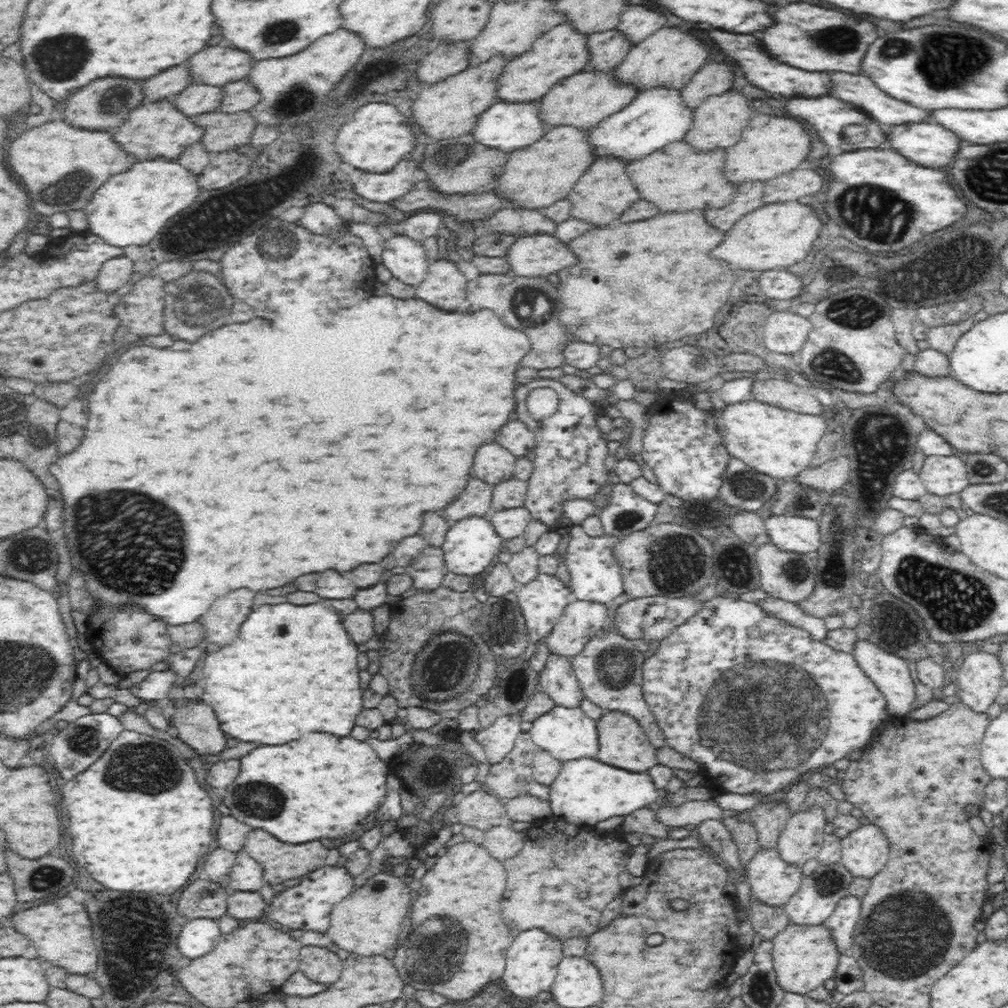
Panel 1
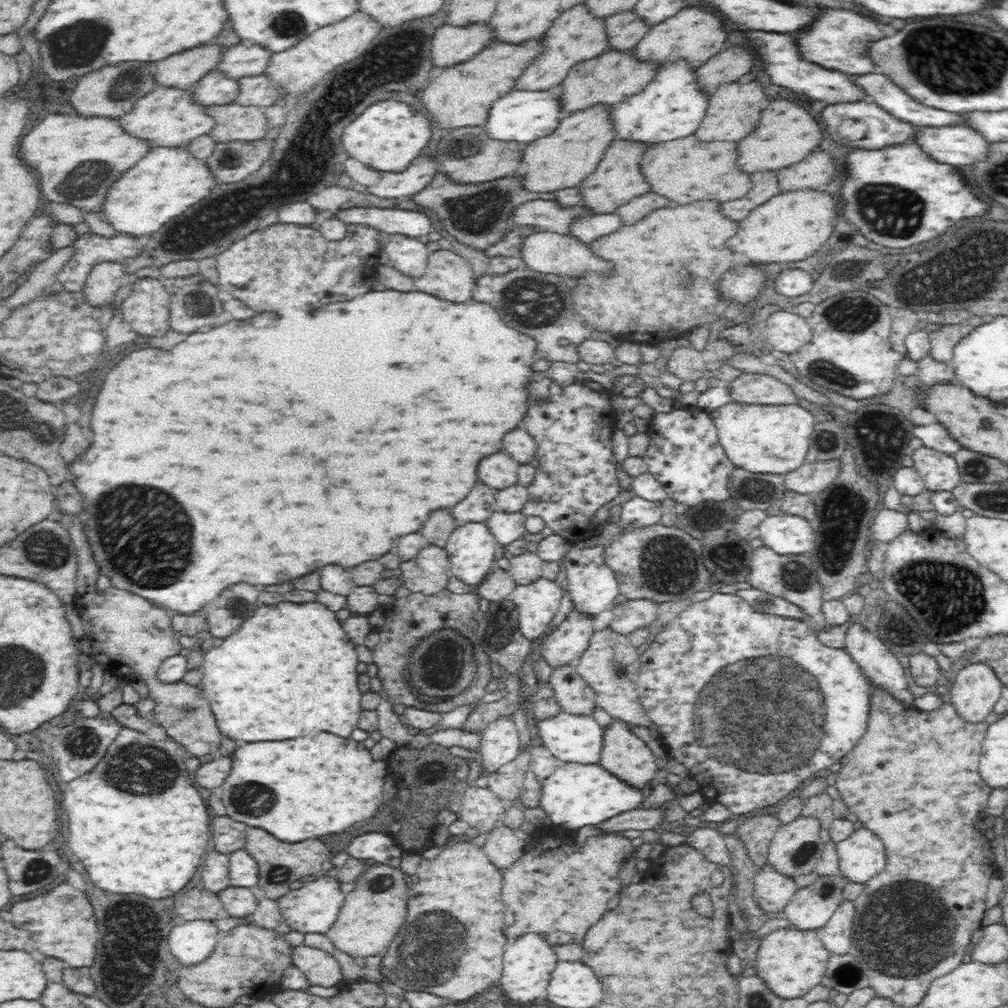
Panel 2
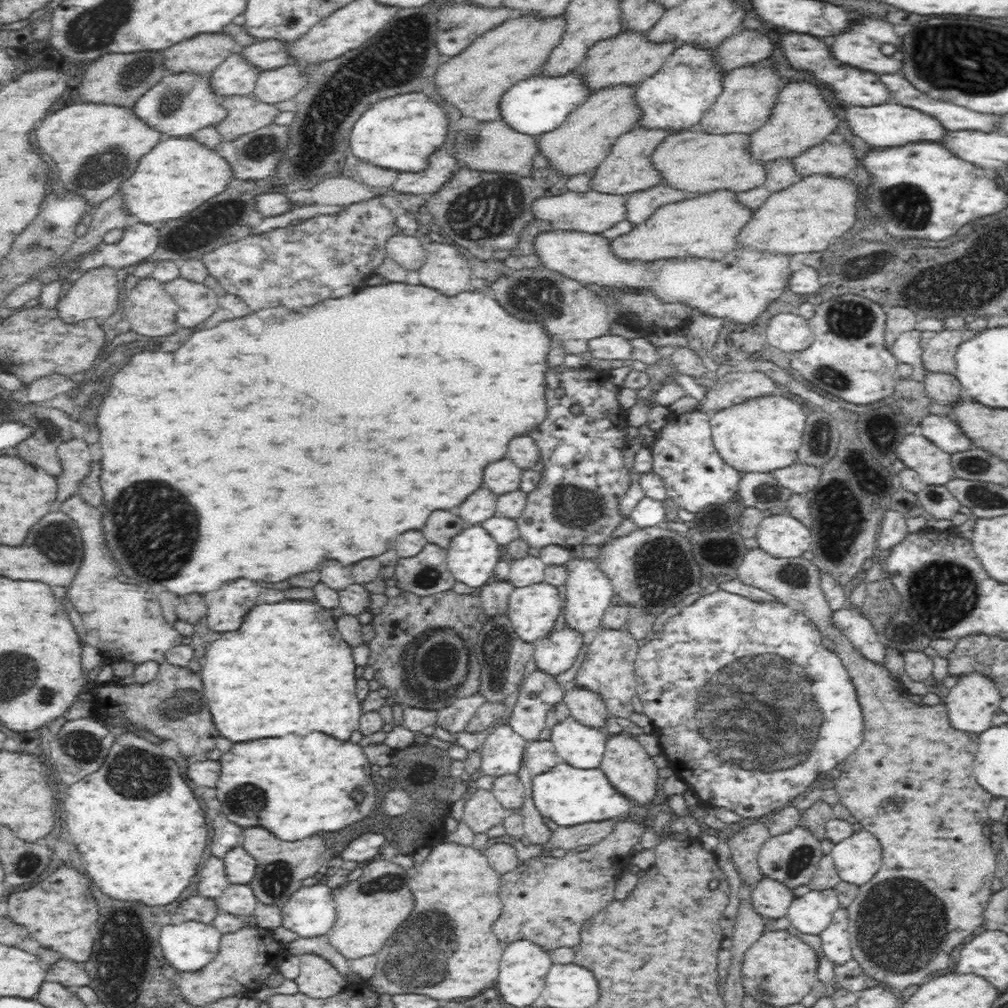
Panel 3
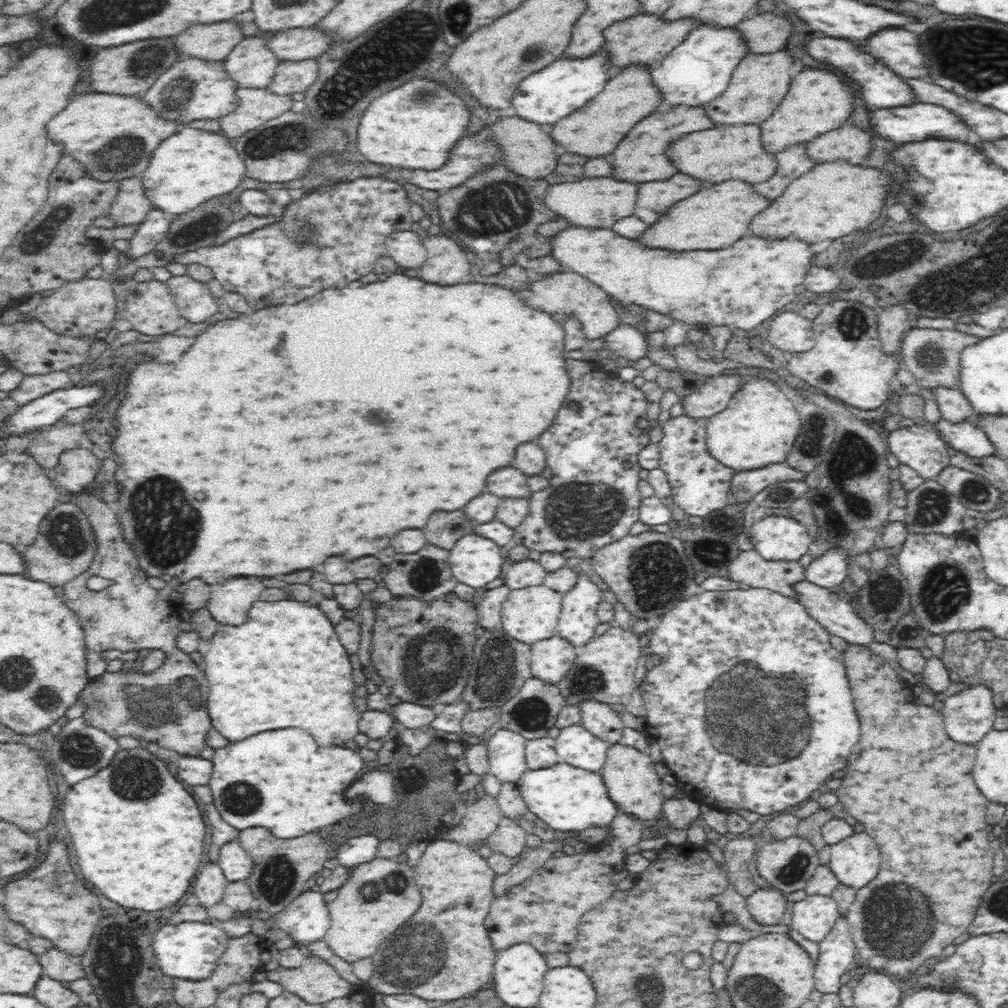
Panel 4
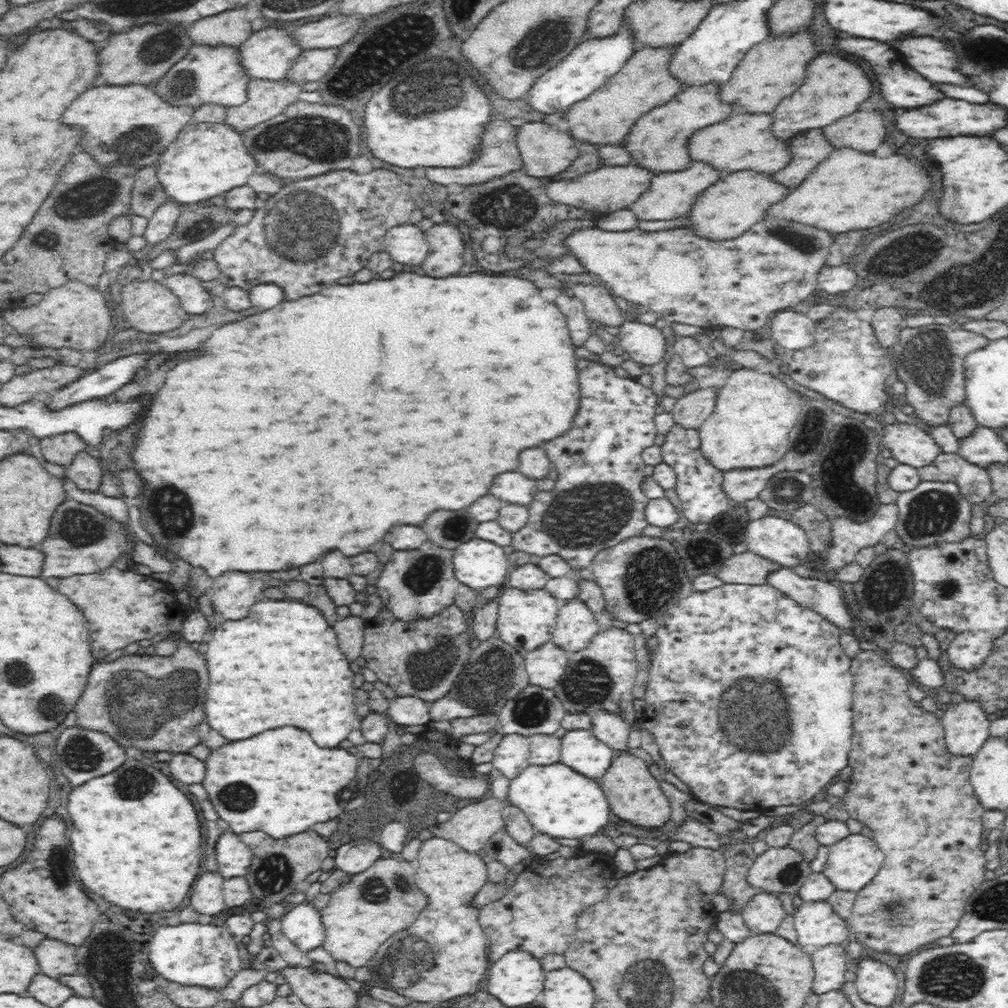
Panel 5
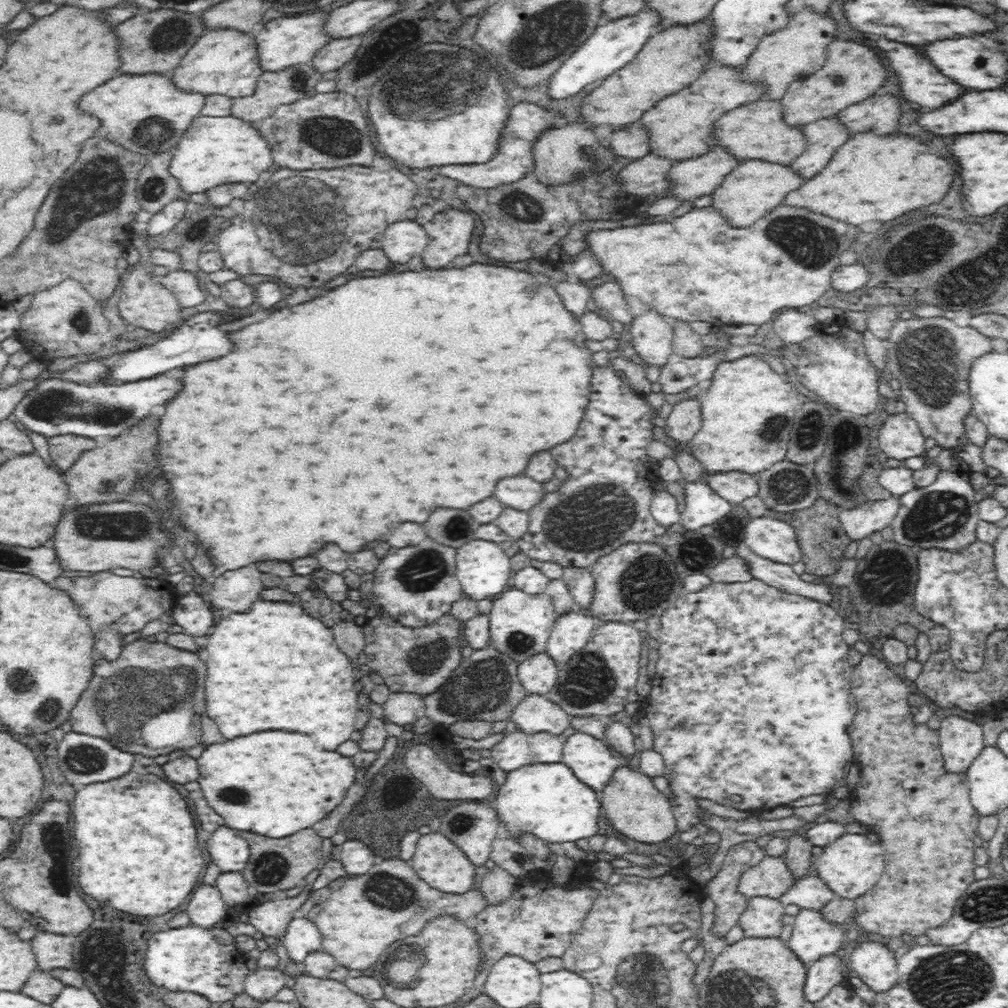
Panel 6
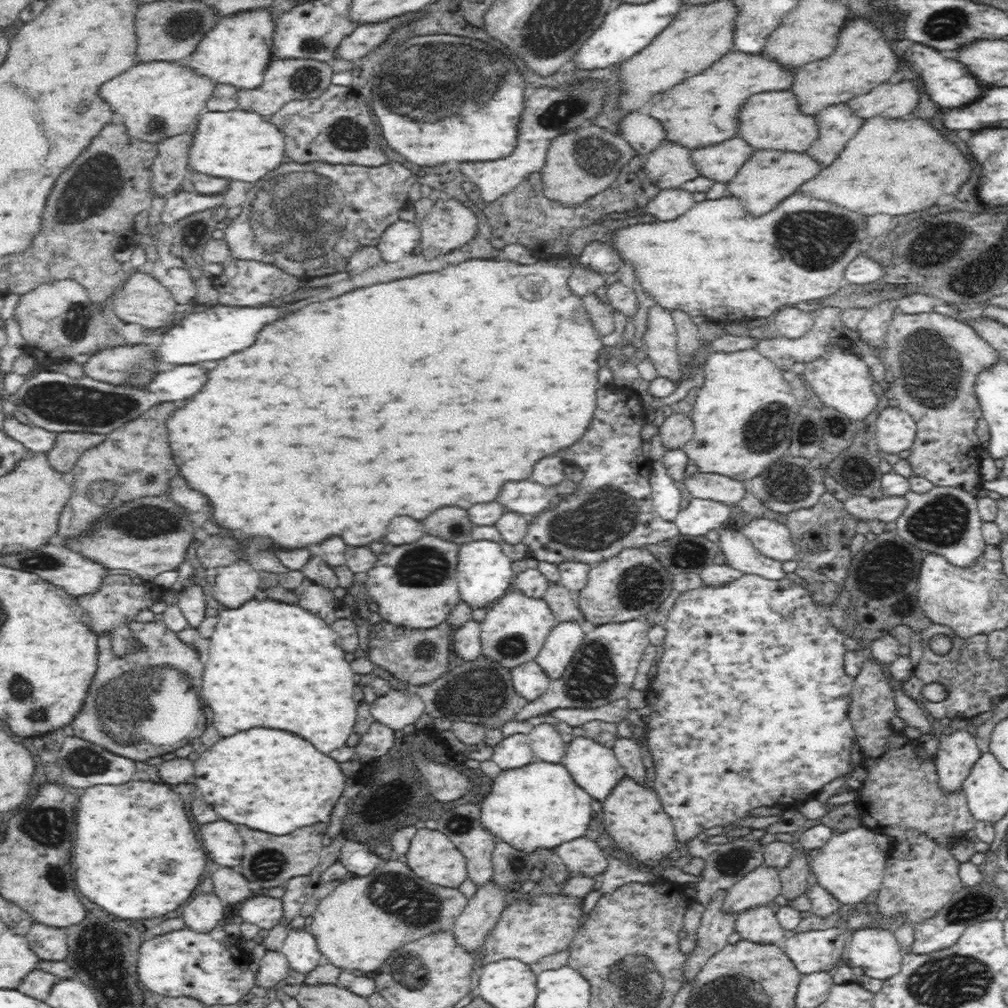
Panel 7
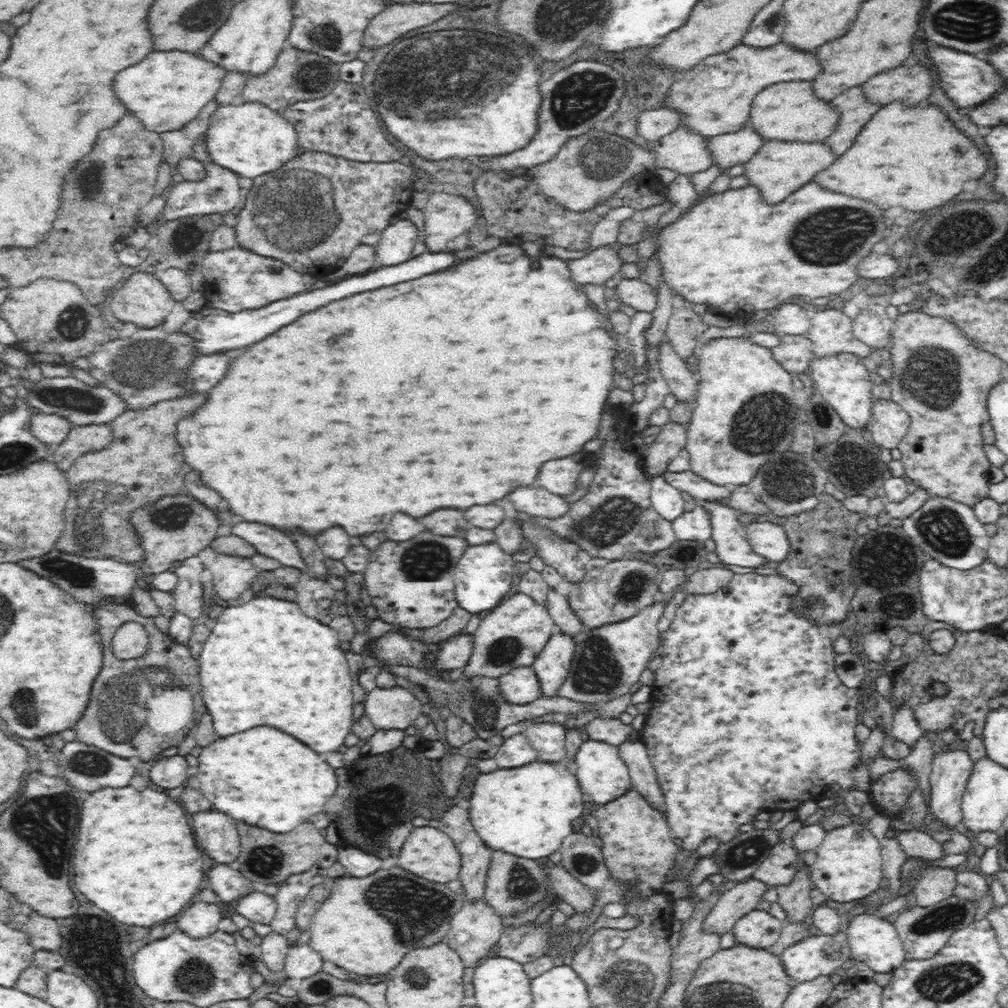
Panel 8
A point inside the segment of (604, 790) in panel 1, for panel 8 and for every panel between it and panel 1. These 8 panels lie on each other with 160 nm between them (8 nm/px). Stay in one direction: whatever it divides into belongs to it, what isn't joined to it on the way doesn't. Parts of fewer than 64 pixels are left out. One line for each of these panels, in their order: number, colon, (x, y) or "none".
2: (577, 794)
3: (567, 795)
4: (568, 799)
5: (558, 801)
6: (549, 801)
7: (537, 806)
8: (529, 811)

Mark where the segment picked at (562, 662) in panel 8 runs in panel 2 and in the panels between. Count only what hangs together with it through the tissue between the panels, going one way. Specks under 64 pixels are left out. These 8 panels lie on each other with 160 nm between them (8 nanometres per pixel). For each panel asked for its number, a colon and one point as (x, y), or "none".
2: (592, 584)
3: (589, 592)
4: (578, 621)
5: (576, 626)
6: (572, 632)
7: (564, 639)

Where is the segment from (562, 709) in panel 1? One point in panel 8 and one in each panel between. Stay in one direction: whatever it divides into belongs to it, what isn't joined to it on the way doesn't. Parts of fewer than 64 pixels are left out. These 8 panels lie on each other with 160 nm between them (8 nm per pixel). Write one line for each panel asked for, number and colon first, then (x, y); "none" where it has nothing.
2: (570, 737)
3: (577, 744)
4: (575, 745)
5: (580, 750)
6: (591, 760)
7: (595, 768)
8: (602, 774)

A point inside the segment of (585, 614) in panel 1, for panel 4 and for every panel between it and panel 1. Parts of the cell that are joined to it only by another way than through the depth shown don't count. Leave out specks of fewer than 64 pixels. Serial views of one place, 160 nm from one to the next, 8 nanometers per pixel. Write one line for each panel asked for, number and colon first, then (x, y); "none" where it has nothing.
2: (569, 640)
3: (557, 652)
4: (551, 658)

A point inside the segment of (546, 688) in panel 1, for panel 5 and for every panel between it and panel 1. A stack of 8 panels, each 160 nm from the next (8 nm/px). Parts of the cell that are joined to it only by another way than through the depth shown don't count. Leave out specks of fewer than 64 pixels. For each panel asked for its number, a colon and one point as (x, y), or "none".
2: (574, 696)
3: (586, 706)
4: (601, 719)
5: (610, 728)

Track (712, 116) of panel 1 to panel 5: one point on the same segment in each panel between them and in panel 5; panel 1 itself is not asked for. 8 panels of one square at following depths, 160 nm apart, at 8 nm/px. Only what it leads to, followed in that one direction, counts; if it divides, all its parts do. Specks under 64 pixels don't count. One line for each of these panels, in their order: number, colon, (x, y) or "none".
2: (733, 109)
3: (748, 94)
4: (759, 83)
5: (772, 70)

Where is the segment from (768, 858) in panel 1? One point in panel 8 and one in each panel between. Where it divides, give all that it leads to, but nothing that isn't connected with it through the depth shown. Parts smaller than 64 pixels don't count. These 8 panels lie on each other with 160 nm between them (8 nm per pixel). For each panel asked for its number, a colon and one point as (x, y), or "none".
2: (773, 890)
3: (770, 898)
4: (767, 906)
5: (763, 913)
6: (762, 918)
7: (759, 924)
8: (757, 928)

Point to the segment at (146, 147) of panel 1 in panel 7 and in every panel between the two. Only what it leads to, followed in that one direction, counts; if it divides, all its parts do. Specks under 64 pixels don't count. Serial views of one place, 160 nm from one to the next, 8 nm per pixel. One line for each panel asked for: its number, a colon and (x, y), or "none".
2: (165, 118)
3: (180, 105)
4: (192, 90)
5: (204, 76)
6: (221, 62)
7: (236, 52)

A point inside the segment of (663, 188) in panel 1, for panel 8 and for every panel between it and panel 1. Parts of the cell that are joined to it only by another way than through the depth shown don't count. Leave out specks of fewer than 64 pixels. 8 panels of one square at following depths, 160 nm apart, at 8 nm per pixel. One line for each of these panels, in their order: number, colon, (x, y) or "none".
2: (685, 171)
3: (693, 162)
4: (713, 156)
5: (741, 142)
6: (756, 131)
7: (771, 120)
8: (789, 112)

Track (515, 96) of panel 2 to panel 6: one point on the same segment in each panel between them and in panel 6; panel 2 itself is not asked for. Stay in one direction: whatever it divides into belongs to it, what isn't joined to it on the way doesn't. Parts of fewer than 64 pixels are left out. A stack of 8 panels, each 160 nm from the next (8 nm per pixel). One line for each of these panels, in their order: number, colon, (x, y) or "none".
3: (536, 106)
4: (545, 97)
5: (587, 68)
6: (610, 47)

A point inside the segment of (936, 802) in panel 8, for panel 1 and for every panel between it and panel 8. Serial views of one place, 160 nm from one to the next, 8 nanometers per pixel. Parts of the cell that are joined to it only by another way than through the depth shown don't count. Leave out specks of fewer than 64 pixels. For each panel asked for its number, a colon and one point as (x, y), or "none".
1: (979, 675)
2: (976, 689)
3: (974, 699)
4: (969, 715)
5: (966, 725)
6: (961, 740)
7: (957, 752)

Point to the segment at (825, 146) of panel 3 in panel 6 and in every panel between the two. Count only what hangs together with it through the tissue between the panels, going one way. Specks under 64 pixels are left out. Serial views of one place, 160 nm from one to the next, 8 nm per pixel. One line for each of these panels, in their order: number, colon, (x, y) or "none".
4: (849, 144)
5: (864, 131)
6: (878, 114)

